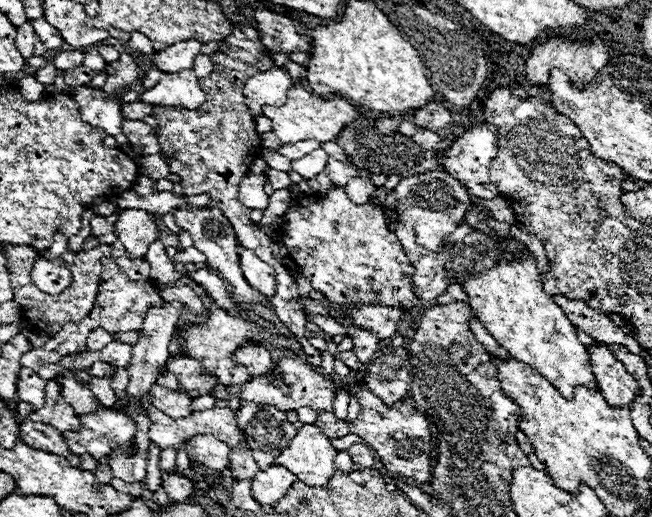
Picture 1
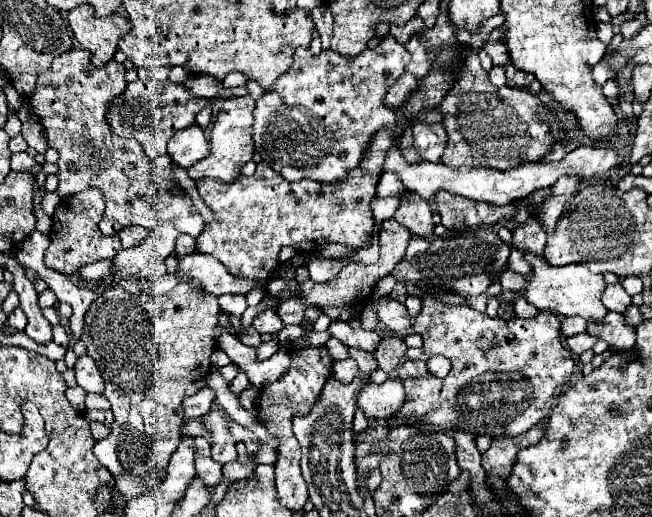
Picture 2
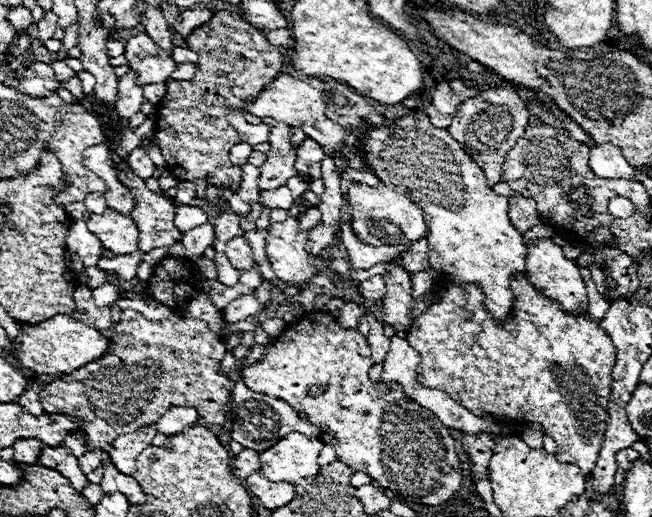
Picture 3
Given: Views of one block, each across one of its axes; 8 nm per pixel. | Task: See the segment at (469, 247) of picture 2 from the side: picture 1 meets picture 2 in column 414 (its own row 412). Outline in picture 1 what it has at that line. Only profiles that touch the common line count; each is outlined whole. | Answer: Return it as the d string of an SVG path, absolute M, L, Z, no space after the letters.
M262 404L246 428L246 442L260 468L268 468L288 446L288 440L292 440L294 434L296 428L288 422L286 412L280 412L272 404Z

